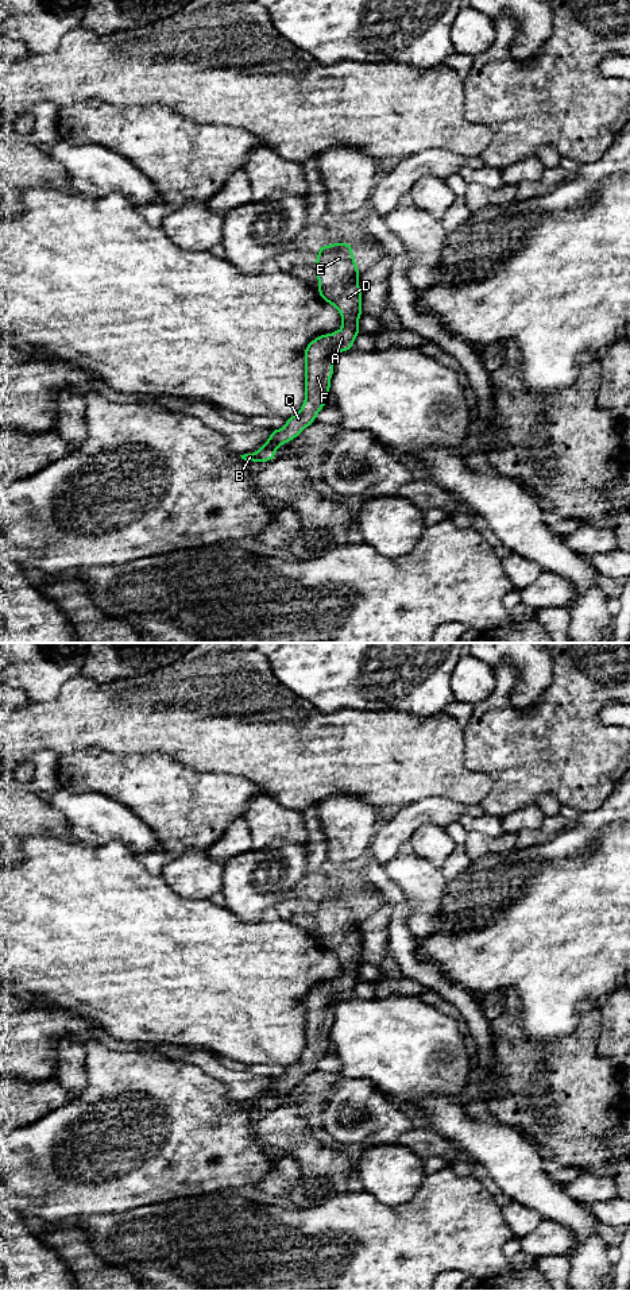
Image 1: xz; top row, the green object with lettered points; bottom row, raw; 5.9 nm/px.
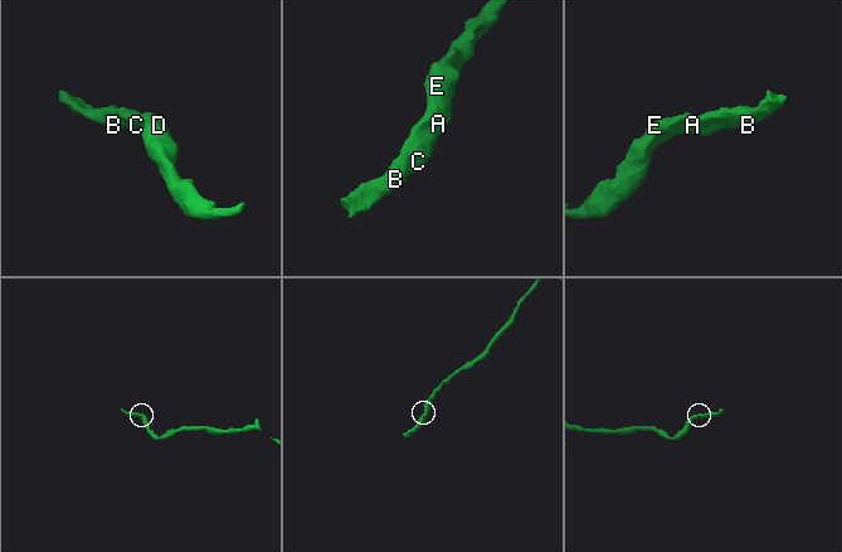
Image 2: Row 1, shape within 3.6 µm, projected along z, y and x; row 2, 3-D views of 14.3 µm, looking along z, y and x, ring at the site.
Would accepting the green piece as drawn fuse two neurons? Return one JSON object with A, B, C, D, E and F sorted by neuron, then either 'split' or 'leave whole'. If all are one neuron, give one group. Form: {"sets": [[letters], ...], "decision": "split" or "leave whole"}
{"sets": [["A", "B", "C", "D", "E", "F"]], "decision": "leave whole"}

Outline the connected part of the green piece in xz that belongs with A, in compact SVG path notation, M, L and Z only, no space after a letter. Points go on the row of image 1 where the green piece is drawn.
M339 242L317 247L318 257L314 265L320 297L336 307L343 328L310 340L304 351L305 366L305 402L286 425L273 429L268 440L254 454L240 455L248 462L270 462L275 450L291 442L316 421L317 413L329 401L331 378L335 370L332 357L353 348L353 340L360 334L359 317L362 309L362 289L357 284L360 271L355 263L352 244Z

